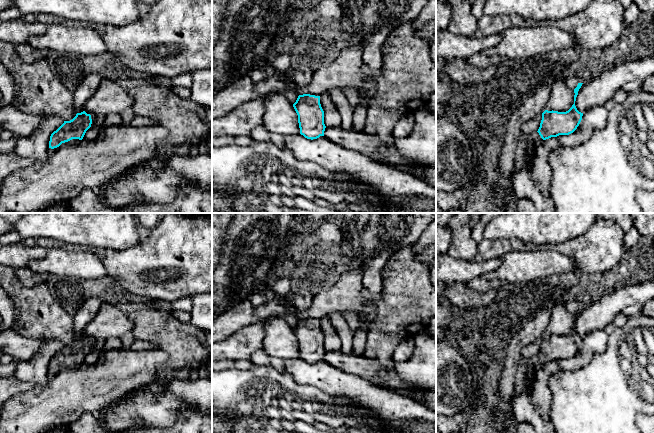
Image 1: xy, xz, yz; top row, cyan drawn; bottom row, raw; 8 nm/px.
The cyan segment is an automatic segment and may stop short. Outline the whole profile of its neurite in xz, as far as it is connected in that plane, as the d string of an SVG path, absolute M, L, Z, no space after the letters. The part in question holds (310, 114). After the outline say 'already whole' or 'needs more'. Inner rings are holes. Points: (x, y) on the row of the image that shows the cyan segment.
M299 95L293 107L298 115L301 135L311 140L324 136L326 126L320 96Z; already whole

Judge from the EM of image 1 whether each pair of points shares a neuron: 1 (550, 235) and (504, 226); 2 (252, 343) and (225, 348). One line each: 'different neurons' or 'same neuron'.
1: same neuron
2: same neuron

